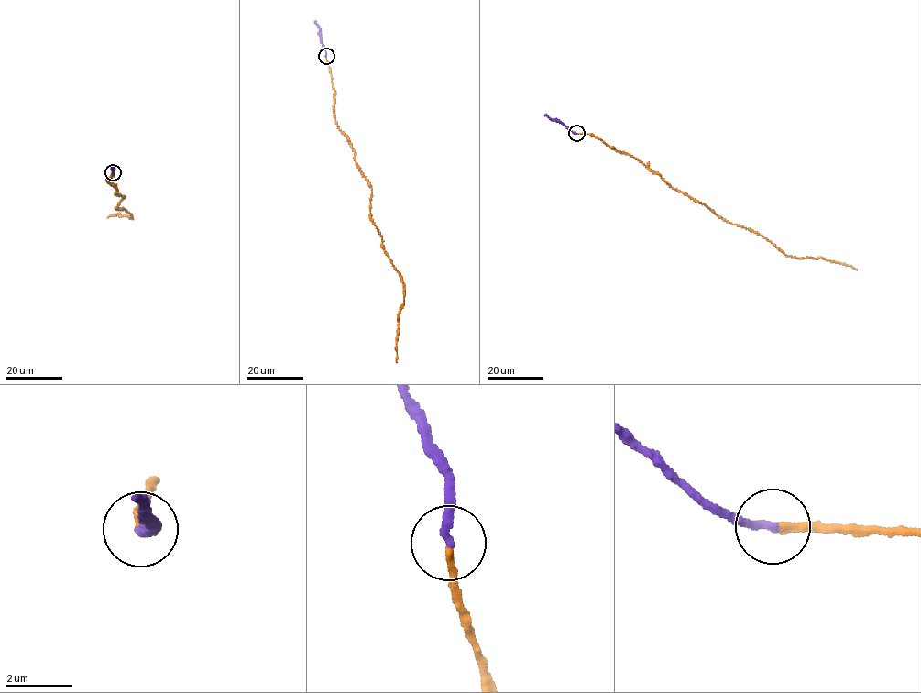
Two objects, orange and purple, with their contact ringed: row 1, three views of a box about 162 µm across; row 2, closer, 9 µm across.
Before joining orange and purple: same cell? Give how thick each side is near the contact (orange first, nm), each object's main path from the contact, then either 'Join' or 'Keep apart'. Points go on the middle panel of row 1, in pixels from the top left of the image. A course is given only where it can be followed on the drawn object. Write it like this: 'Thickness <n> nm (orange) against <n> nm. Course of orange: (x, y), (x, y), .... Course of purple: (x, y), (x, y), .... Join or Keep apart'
Thickness 240 nm (orange) against 260 nm. Course of orange: (325, 57), (334, 121), (372, 190), (370, 219), (403, 285), (396, 362). Course of purple: (325, 56), (320, 27), (315, 21). Join

